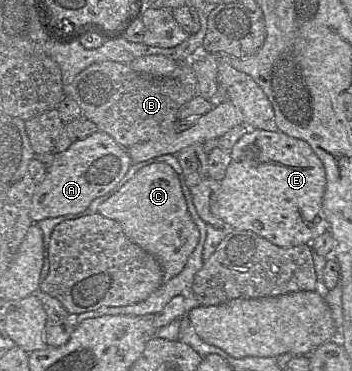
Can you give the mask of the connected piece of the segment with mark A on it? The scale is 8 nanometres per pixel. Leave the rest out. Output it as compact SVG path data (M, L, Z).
M97 131L83 139L77 139L64 152L55 154L44 180L37 184L29 212L33 223L68 214L81 213L91 202L112 190L124 177L132 161L126 148L110 135Z

